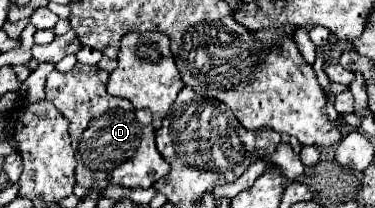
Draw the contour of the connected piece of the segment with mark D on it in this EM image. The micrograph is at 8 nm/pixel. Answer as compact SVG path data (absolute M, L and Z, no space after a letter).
M77 63L69 73L53 71L47 77L47 99L69 119L71 139L75 147L75 179L87 189L105 189L107 185L141 187L147 189L171 167L155 147L155 129L151 125L149 111L137 111L127 99L119 99L107 93L109 73L99 67L87 67Z

